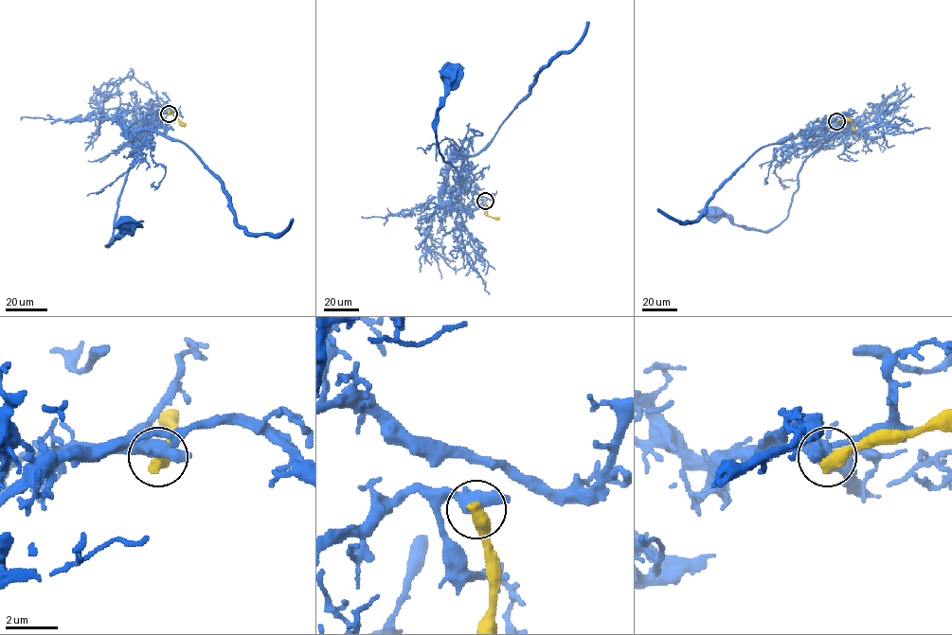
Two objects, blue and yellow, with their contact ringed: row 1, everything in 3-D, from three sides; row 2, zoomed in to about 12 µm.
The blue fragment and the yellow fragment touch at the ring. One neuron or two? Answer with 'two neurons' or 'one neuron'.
two neurons

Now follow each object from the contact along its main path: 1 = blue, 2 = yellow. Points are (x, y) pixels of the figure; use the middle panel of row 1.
1: (484, 201), (461, 211), (454, 207), (458, 173), (440, 155), (436, 130), (437, 109), (449, 92), (450, 73)
2: (484, 201), (487, 215), (498, 219)

